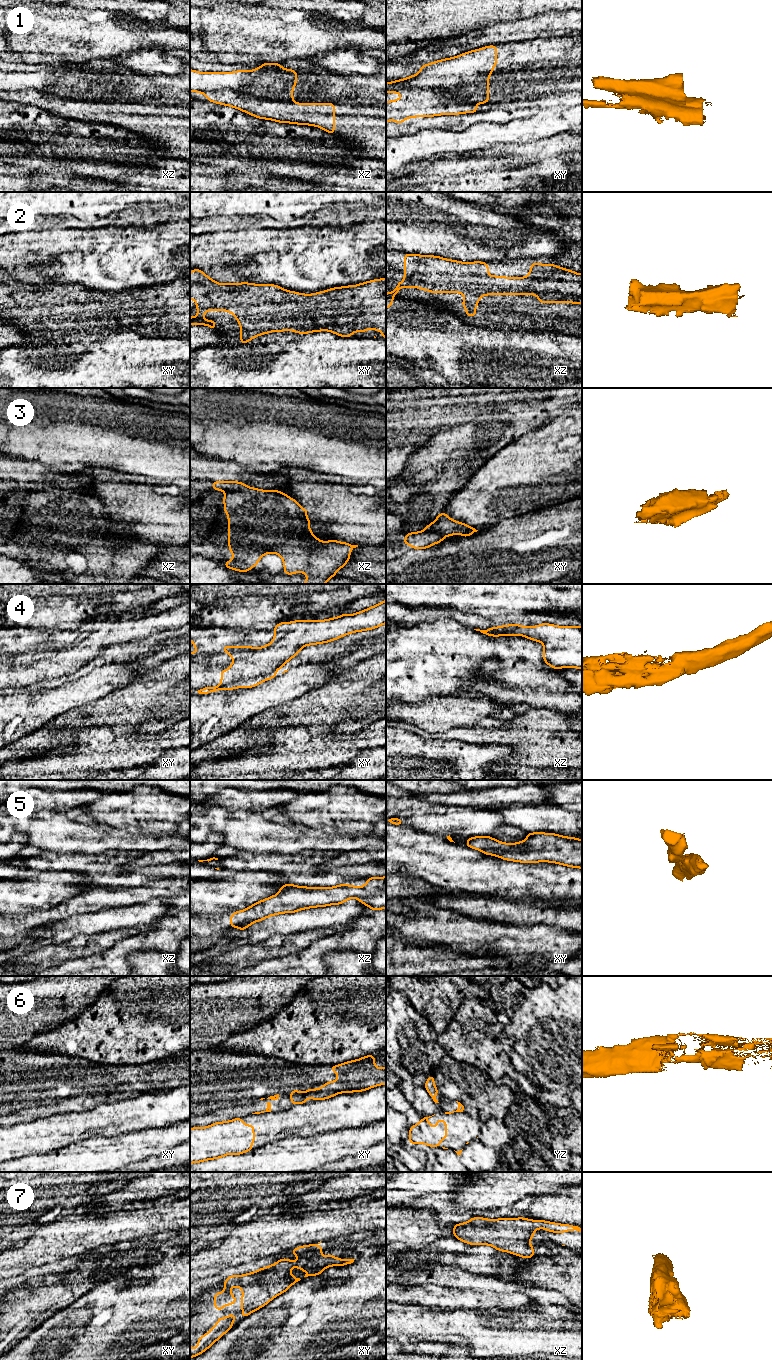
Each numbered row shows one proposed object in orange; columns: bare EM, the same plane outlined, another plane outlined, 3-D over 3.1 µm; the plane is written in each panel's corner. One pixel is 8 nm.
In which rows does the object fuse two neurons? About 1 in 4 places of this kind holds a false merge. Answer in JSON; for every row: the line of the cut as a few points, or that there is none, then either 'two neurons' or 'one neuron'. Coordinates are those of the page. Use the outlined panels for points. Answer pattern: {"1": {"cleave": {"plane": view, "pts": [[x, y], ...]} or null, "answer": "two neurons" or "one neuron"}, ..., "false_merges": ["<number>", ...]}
{"1": {"cleave": {"plane": "xz", "pts": [[205, 91], [234, 90], [253, 94], [264, 99], [292, 102]]}, "answer": "two neurons"}, "2": {"cleave": null, "answer": "one neuron"}, "3": {"cleave": {"plane": "xy", "pts": [[423, 530], [446, 535]]}, "answer": "two neurons"}, "4": {"cleave": null, "answer": "one neuron"}, "5": {"cleave": {"plane": "xy", "pts": [[508, 844], [504, 848], [485, 848], [481, 850]]}, "answer": "two neurons"}, "6": {"cleave": {"plane": "xy", "pts": [[255, 1112], [259, 1113]]}, "answer": "two neurons"}, "7": {"cleave": null, "answer": "one neuron"}, "false_merges": ["1", "3", "5", "6"]}

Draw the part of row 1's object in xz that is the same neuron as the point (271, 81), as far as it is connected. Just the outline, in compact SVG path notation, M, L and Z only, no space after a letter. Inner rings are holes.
M262 63L251 71L237 70L234 72L198 72L190 69L190 92L213 92L233 90L254 95L265 100L293 102L293 87L297 85L297 71L284 69L280 63Z

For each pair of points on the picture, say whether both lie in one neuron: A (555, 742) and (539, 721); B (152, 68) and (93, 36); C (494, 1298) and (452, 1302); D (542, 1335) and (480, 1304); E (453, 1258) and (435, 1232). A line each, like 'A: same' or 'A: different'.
A: same
B: different
C: same
D: different
E: different

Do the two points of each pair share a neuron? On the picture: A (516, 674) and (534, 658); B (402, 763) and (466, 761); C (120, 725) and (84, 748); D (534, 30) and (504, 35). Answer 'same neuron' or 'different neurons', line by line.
A: same neuron
B: same neuron
C: different neurons
D: same neuron

